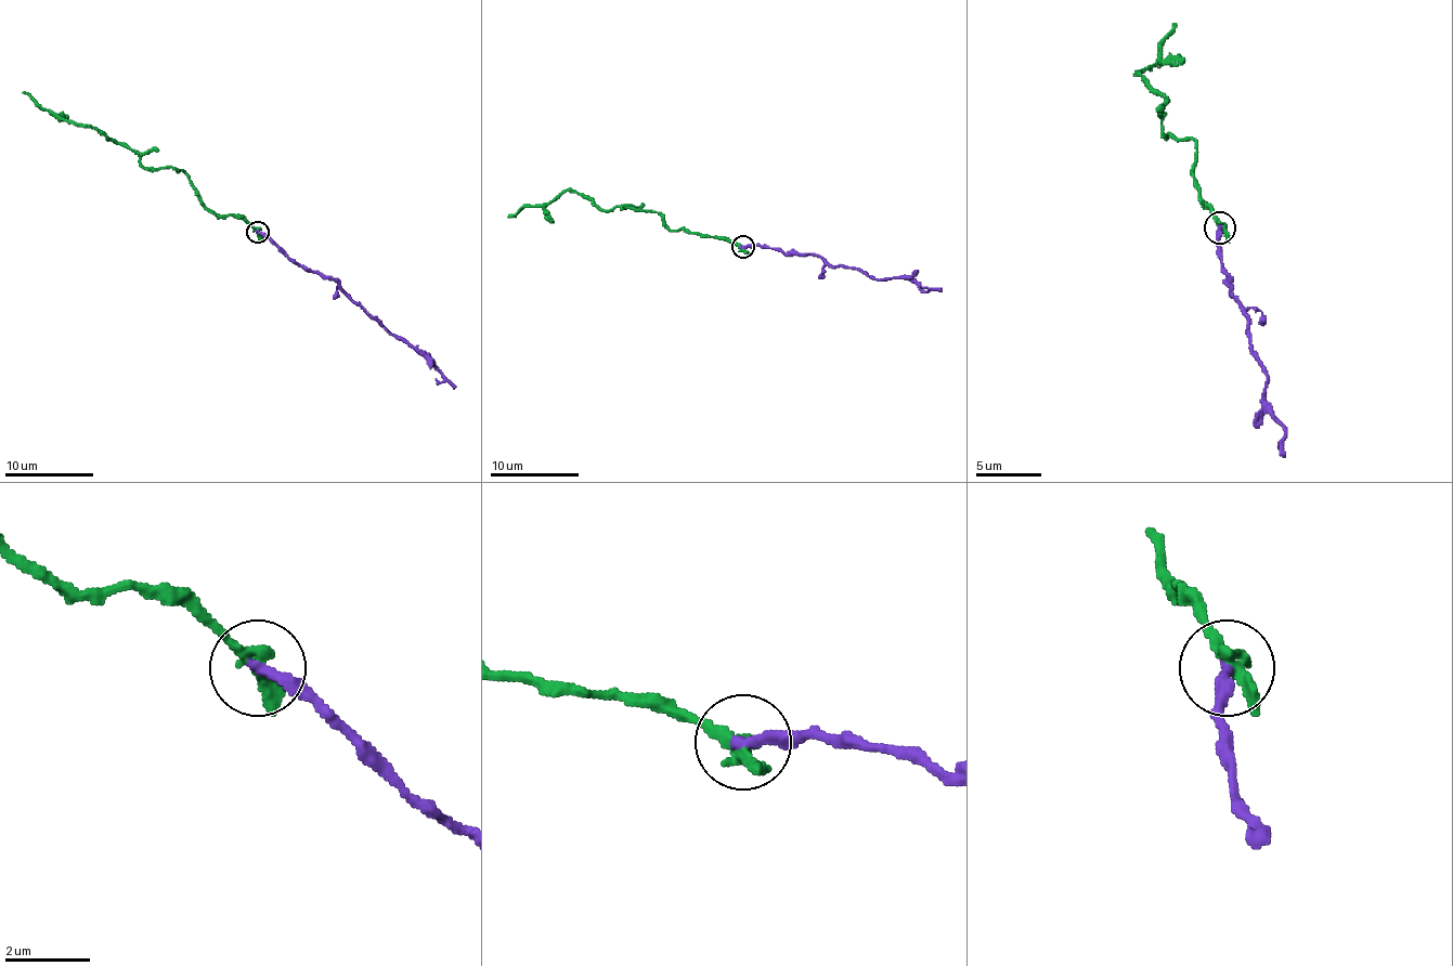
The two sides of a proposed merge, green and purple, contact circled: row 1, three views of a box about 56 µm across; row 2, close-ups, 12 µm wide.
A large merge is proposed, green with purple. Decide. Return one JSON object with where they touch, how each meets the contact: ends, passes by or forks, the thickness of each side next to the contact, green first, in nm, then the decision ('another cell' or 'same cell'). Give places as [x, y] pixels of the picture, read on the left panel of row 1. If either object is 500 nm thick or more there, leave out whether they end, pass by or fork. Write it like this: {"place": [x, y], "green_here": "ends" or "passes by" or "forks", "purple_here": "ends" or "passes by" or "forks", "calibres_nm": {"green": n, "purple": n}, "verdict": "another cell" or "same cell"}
{"place": [257, 232], "green_here": "passes by", "purple_here": "ends", "calibres_nm": {"green": 300, "purple": 320}, "verdict": "same cell"}

